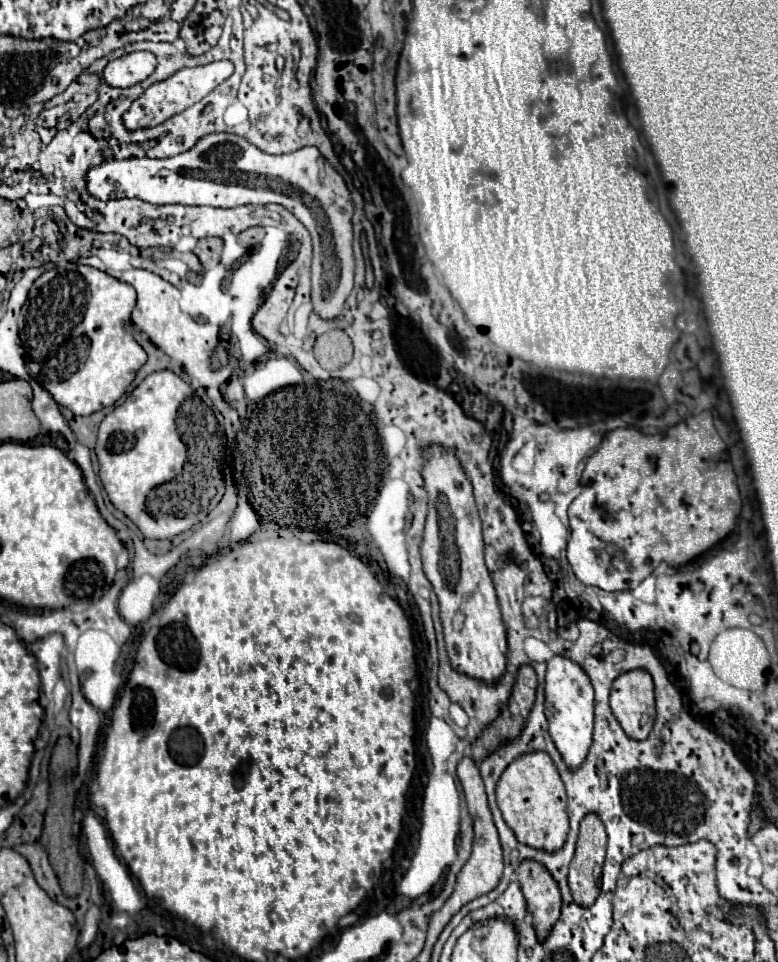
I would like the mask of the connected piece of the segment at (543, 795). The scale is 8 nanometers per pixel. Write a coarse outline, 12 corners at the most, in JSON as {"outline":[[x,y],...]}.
{"outline":[[553,760],[507,766],[497,804],[515,838],[557,852],[569,832]]}

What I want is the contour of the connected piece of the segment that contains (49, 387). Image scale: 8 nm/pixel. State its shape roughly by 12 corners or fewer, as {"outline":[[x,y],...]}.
{"outline":[[69,262],[19,314],[59,406],[113,406],[147,362],[135,288]]}

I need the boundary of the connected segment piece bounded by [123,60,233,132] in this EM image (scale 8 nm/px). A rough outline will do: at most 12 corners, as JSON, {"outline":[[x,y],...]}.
{"outline":[[227,60],[183,68],[149,86],[123,114],[151,128],[205,98],[233,74]]}

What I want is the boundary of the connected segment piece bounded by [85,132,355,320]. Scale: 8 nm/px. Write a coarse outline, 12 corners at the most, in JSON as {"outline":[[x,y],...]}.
{"outline":[[237,134],[87,170],[97,200],[281,204],[313,238],[313,312],[353,288],[353,202],[317,148]]}

